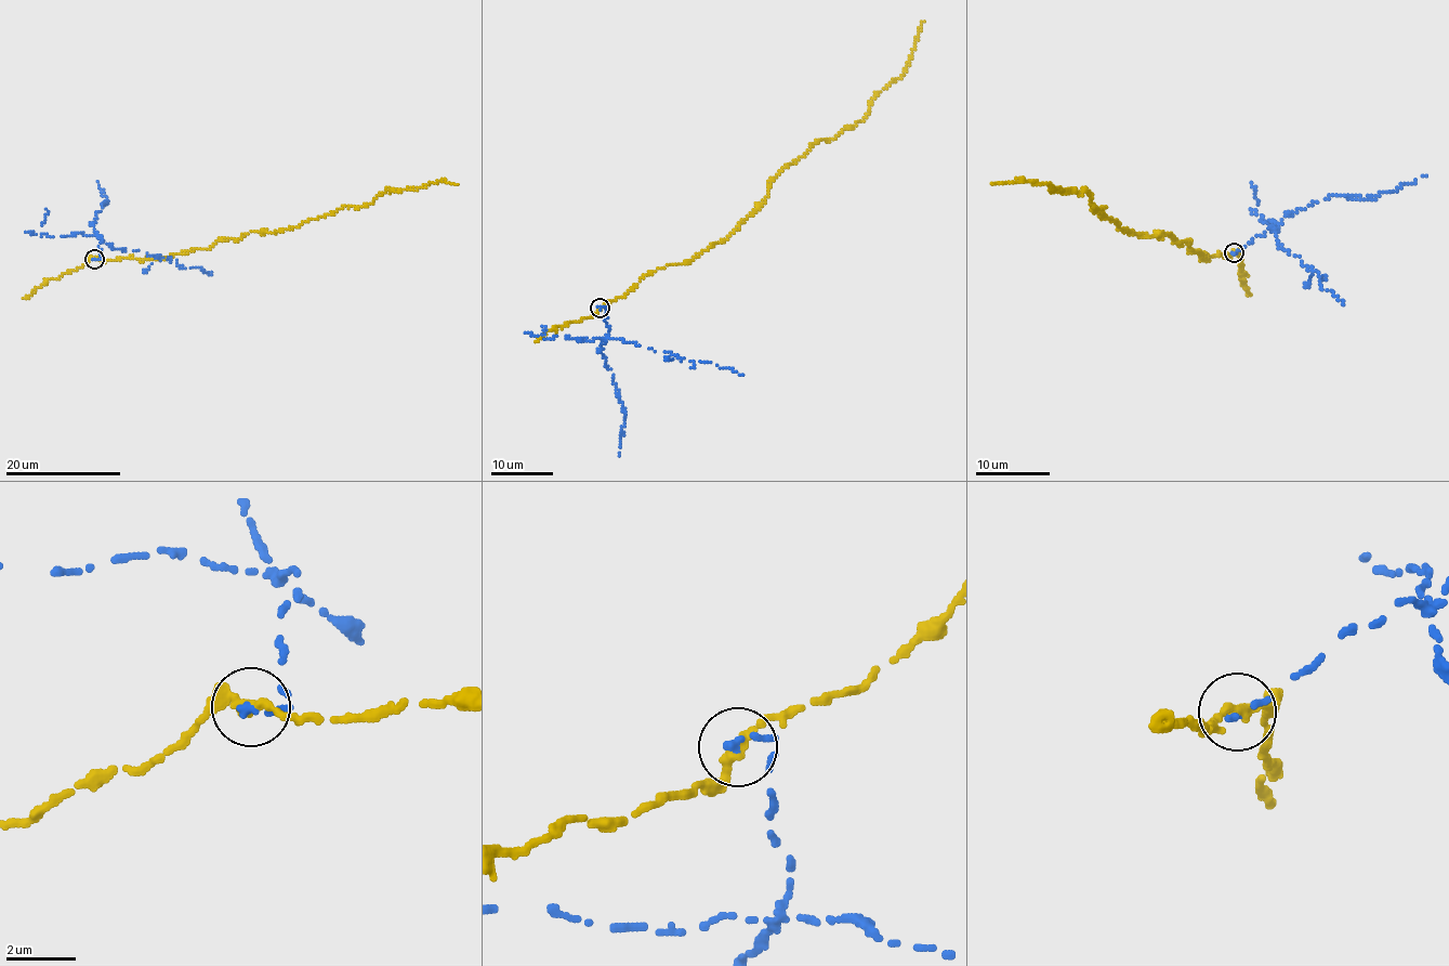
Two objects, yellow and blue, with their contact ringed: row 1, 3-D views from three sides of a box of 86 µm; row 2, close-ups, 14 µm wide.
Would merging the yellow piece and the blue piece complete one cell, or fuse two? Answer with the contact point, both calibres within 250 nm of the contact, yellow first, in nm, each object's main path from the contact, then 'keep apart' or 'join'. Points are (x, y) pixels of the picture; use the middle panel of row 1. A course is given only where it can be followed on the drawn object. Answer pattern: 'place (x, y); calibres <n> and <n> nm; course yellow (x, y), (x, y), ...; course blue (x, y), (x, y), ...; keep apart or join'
place (600, 308); calibres 280 and 260 nm; course yellow (600, 308), (726, 239), (786, 167), (863, 120), (904, 73), (923, 22); course blue (600, 308), (607, 305), (608, 338), (622, 338), (743, 376); keep apart

